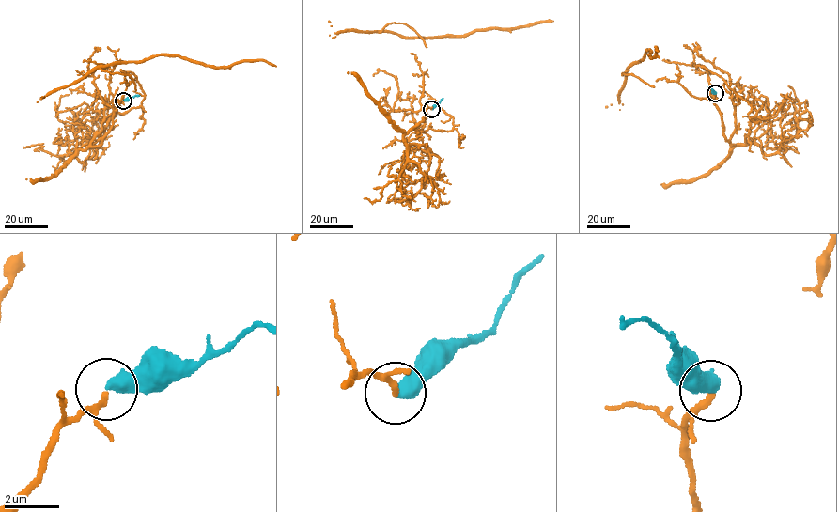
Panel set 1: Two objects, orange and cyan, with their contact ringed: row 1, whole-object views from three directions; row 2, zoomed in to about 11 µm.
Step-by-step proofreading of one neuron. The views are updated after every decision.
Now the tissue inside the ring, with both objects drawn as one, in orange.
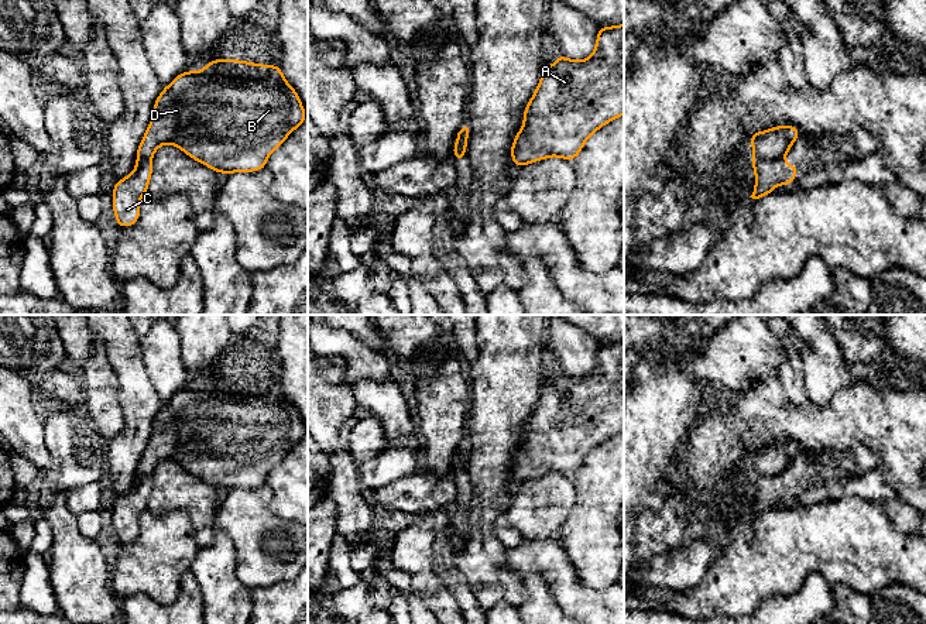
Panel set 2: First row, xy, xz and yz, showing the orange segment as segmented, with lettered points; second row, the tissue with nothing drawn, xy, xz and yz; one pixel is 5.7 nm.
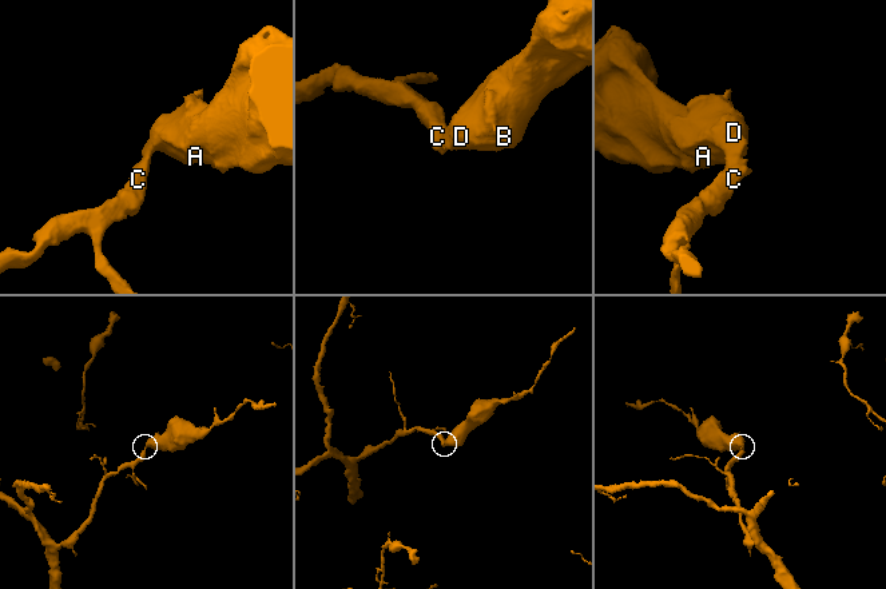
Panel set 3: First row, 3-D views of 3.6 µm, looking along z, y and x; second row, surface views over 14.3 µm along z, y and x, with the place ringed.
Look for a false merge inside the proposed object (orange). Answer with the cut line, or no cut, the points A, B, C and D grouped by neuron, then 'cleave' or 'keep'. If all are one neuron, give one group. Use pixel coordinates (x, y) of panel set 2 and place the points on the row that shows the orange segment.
yz (754, 157), (765, 160), (782, 158) | A B D / C | cleave

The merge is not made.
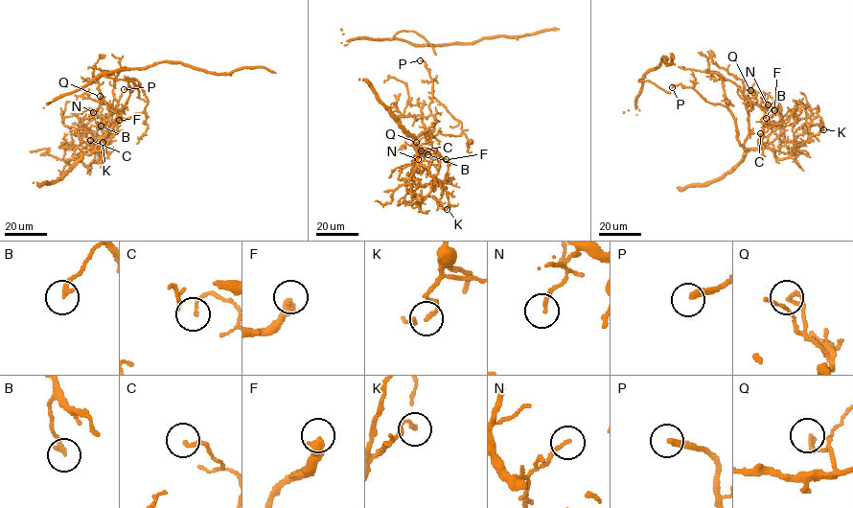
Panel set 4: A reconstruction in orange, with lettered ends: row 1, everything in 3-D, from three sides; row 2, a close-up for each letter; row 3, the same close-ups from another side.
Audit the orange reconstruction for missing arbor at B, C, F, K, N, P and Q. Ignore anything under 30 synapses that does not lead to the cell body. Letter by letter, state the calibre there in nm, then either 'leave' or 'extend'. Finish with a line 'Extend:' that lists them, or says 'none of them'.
B: calibre 190 nm; leave
C: calibre 120 nm; leave
F: calibre 400 nm; extend
K: calibre 130 nm; leave
N: calibre 150 nm; leave
P: calibre 280 nm; extend
Q: calibre 200 nm; leave
Extend: F, P

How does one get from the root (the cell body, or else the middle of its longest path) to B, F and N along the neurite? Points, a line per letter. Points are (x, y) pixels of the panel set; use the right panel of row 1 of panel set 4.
B: (679, 84), (727, 107), (745, 149), (758, 148), (769, 120), (765, 113), (766, 118)
F: (679, 84), (694, 88), (711, 103), (727, 107), (745, 149), (758, 148), (763, 126), (774, 110)
N: (679, 84), (727, 107), (745, 149), (758, 148), (769, 120), (763, 108), (768, 104)

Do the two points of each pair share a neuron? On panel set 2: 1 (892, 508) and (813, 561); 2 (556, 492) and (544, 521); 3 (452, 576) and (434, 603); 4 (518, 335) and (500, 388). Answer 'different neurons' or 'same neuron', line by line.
1: different neurons
2: same neuron
3: different neurons
4: same neuron

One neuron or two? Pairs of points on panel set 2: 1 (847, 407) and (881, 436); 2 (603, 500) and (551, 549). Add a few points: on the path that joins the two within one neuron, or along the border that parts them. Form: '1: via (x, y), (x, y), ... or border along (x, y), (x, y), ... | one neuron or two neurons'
1: via (856, 412), (873, 428) | one neuron
2: border along (554, 537), (575, 571) | two neurons

